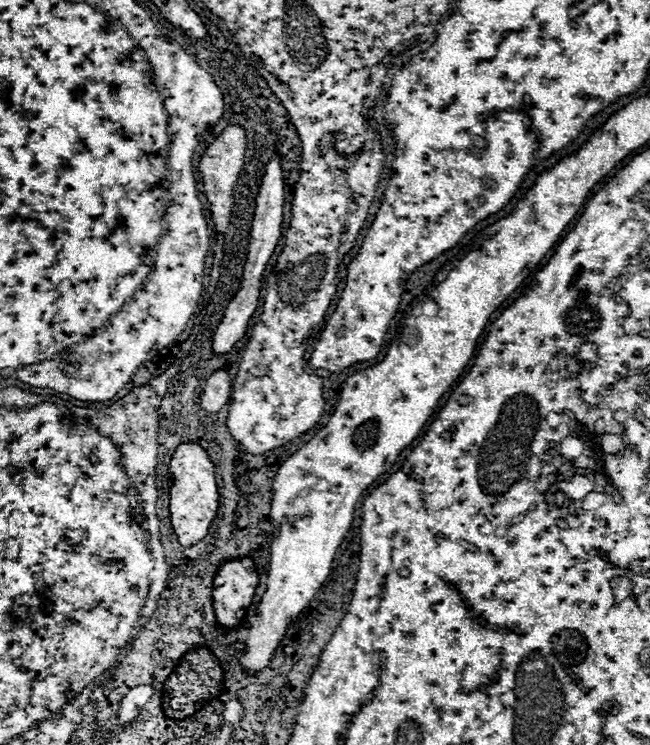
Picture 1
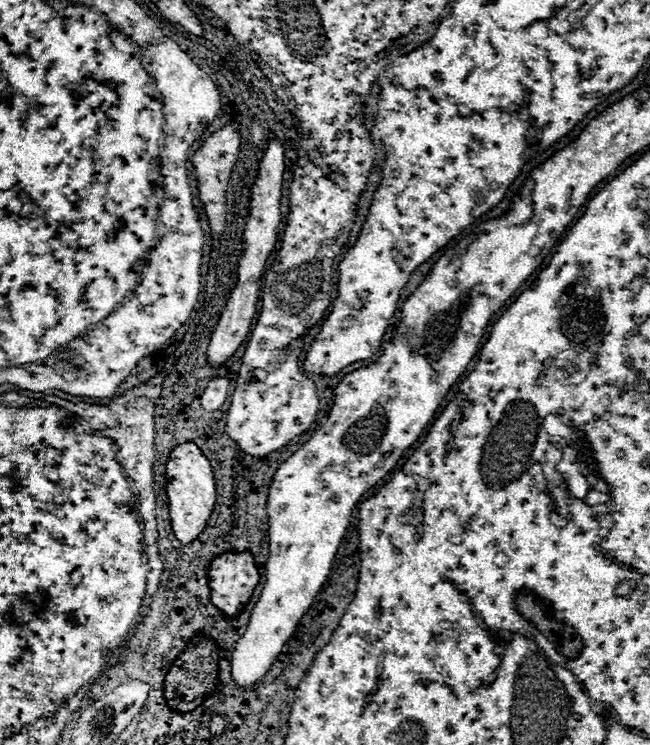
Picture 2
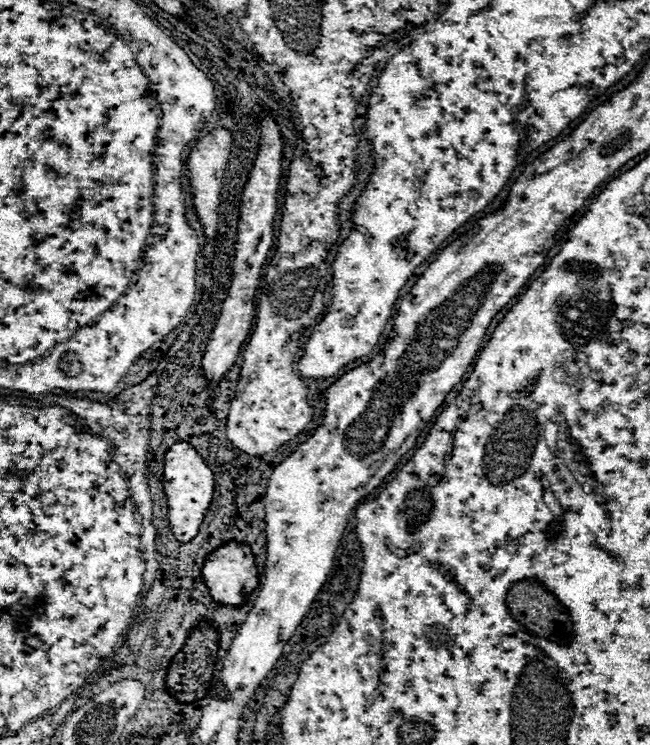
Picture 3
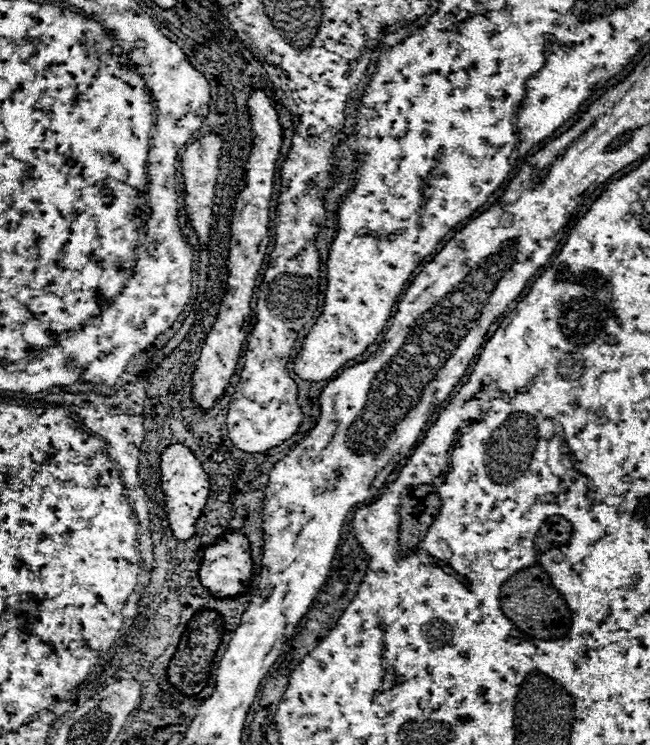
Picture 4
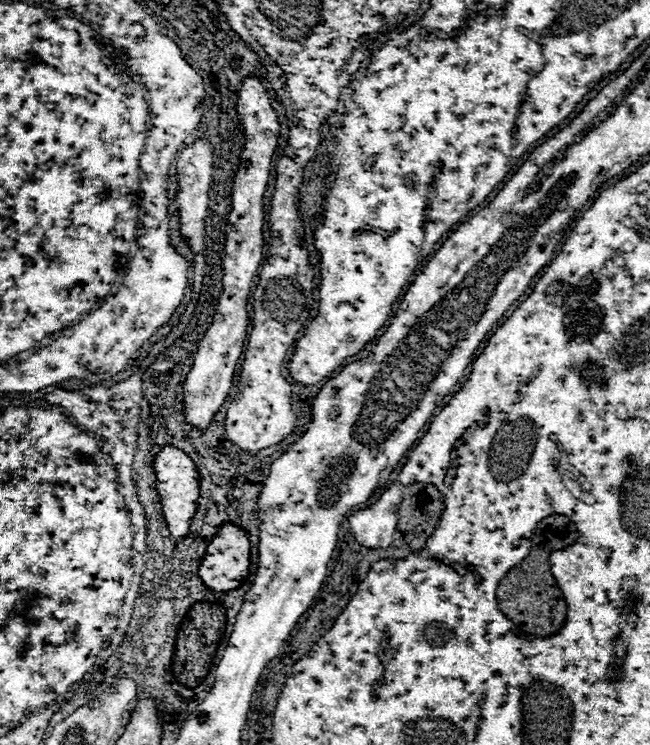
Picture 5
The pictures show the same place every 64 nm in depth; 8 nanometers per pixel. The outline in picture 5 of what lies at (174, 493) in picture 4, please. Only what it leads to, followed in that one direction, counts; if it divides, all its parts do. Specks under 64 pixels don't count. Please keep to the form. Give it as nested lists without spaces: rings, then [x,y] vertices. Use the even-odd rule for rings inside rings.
[[[166,446],[154,456],[154,472],[156,472],[156,490],[160,494],[160,504],[162,504],[162,514],[168,524],[168,530],[174,538],[182,538],[188,534],[190,520],[196,512],[196,500],[198,500],[198,474],[194,462],[178,448]]]

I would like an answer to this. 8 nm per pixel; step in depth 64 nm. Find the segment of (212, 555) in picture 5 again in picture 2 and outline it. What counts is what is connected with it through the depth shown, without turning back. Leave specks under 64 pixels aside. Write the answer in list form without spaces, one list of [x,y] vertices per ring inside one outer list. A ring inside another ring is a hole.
[[[248,550],[216,556],[206,574],[212,604],[226,616],[238,616],[260,580],[254,556]]]

